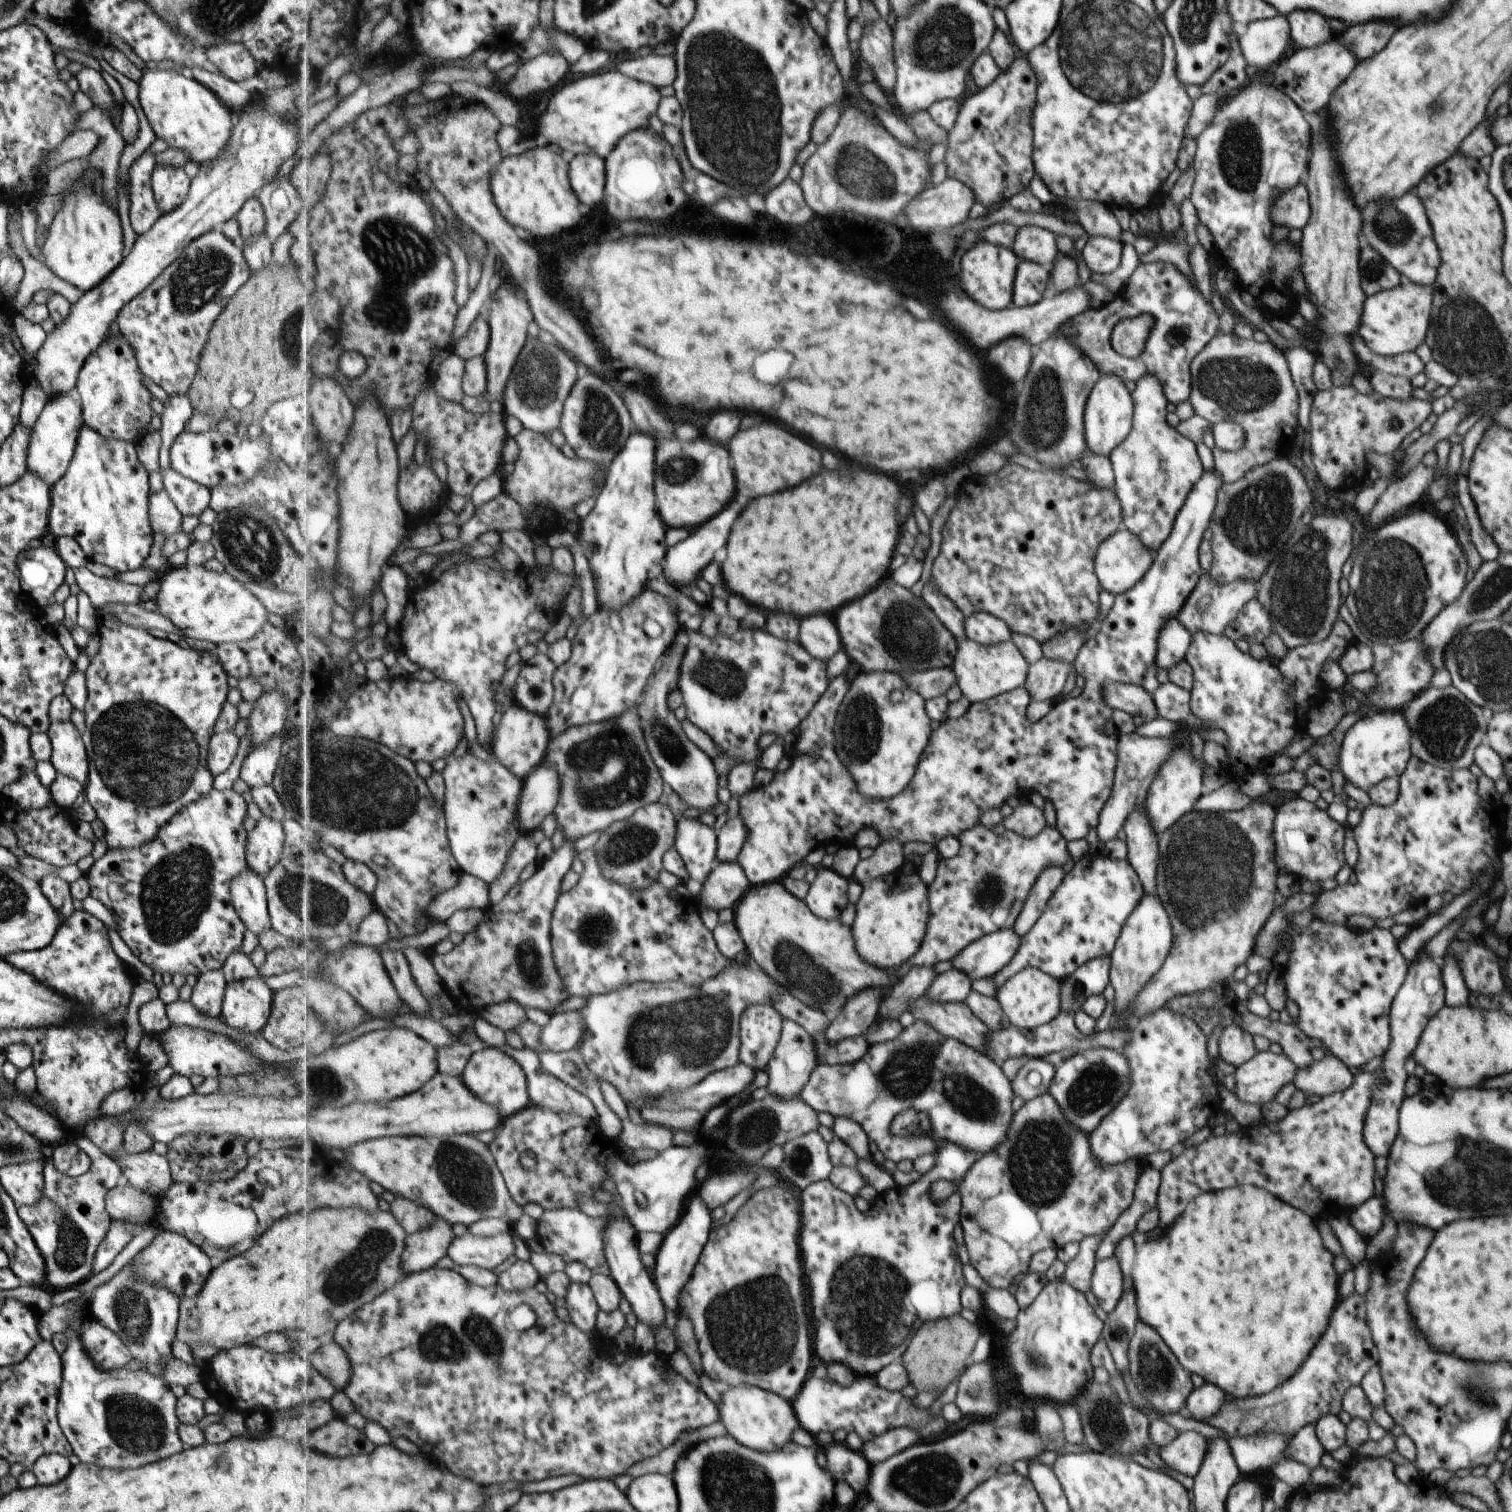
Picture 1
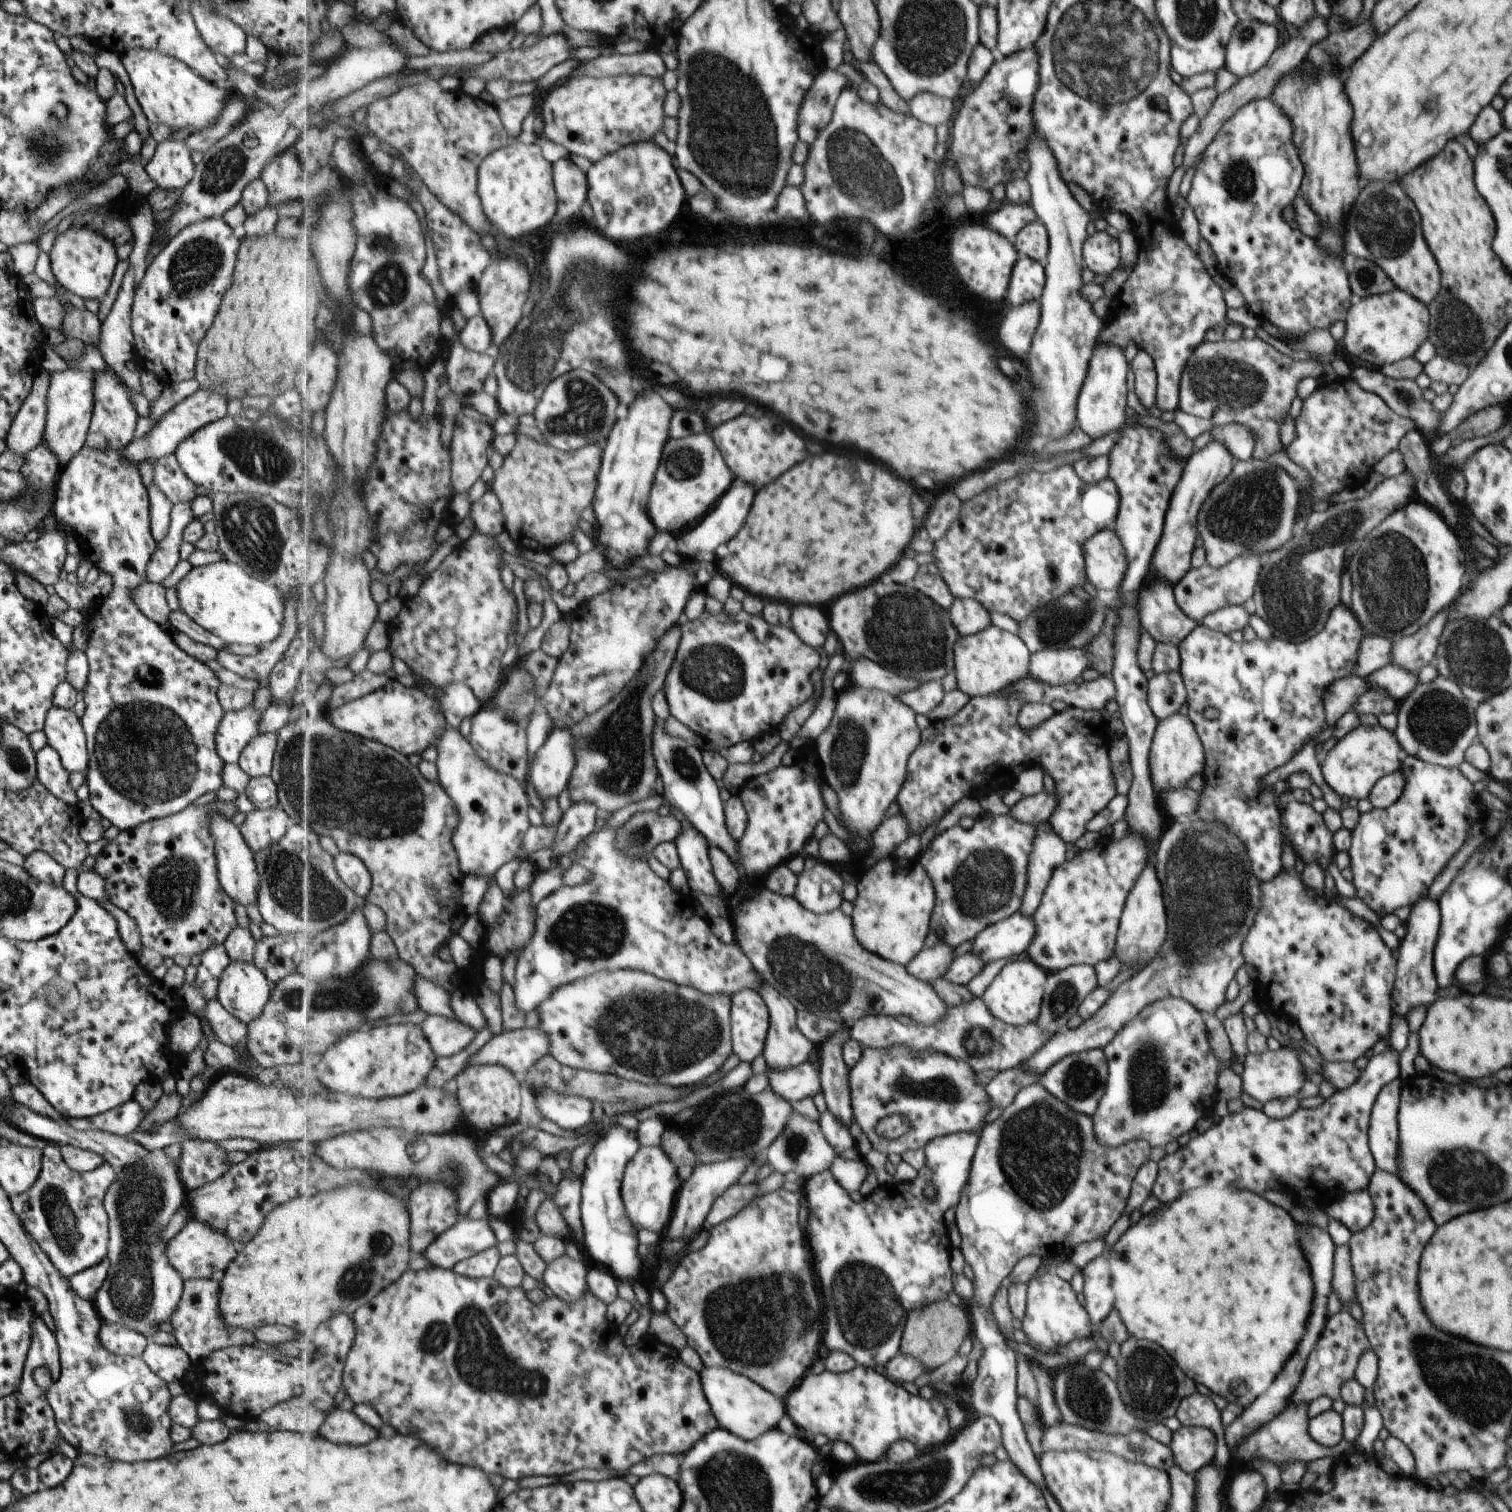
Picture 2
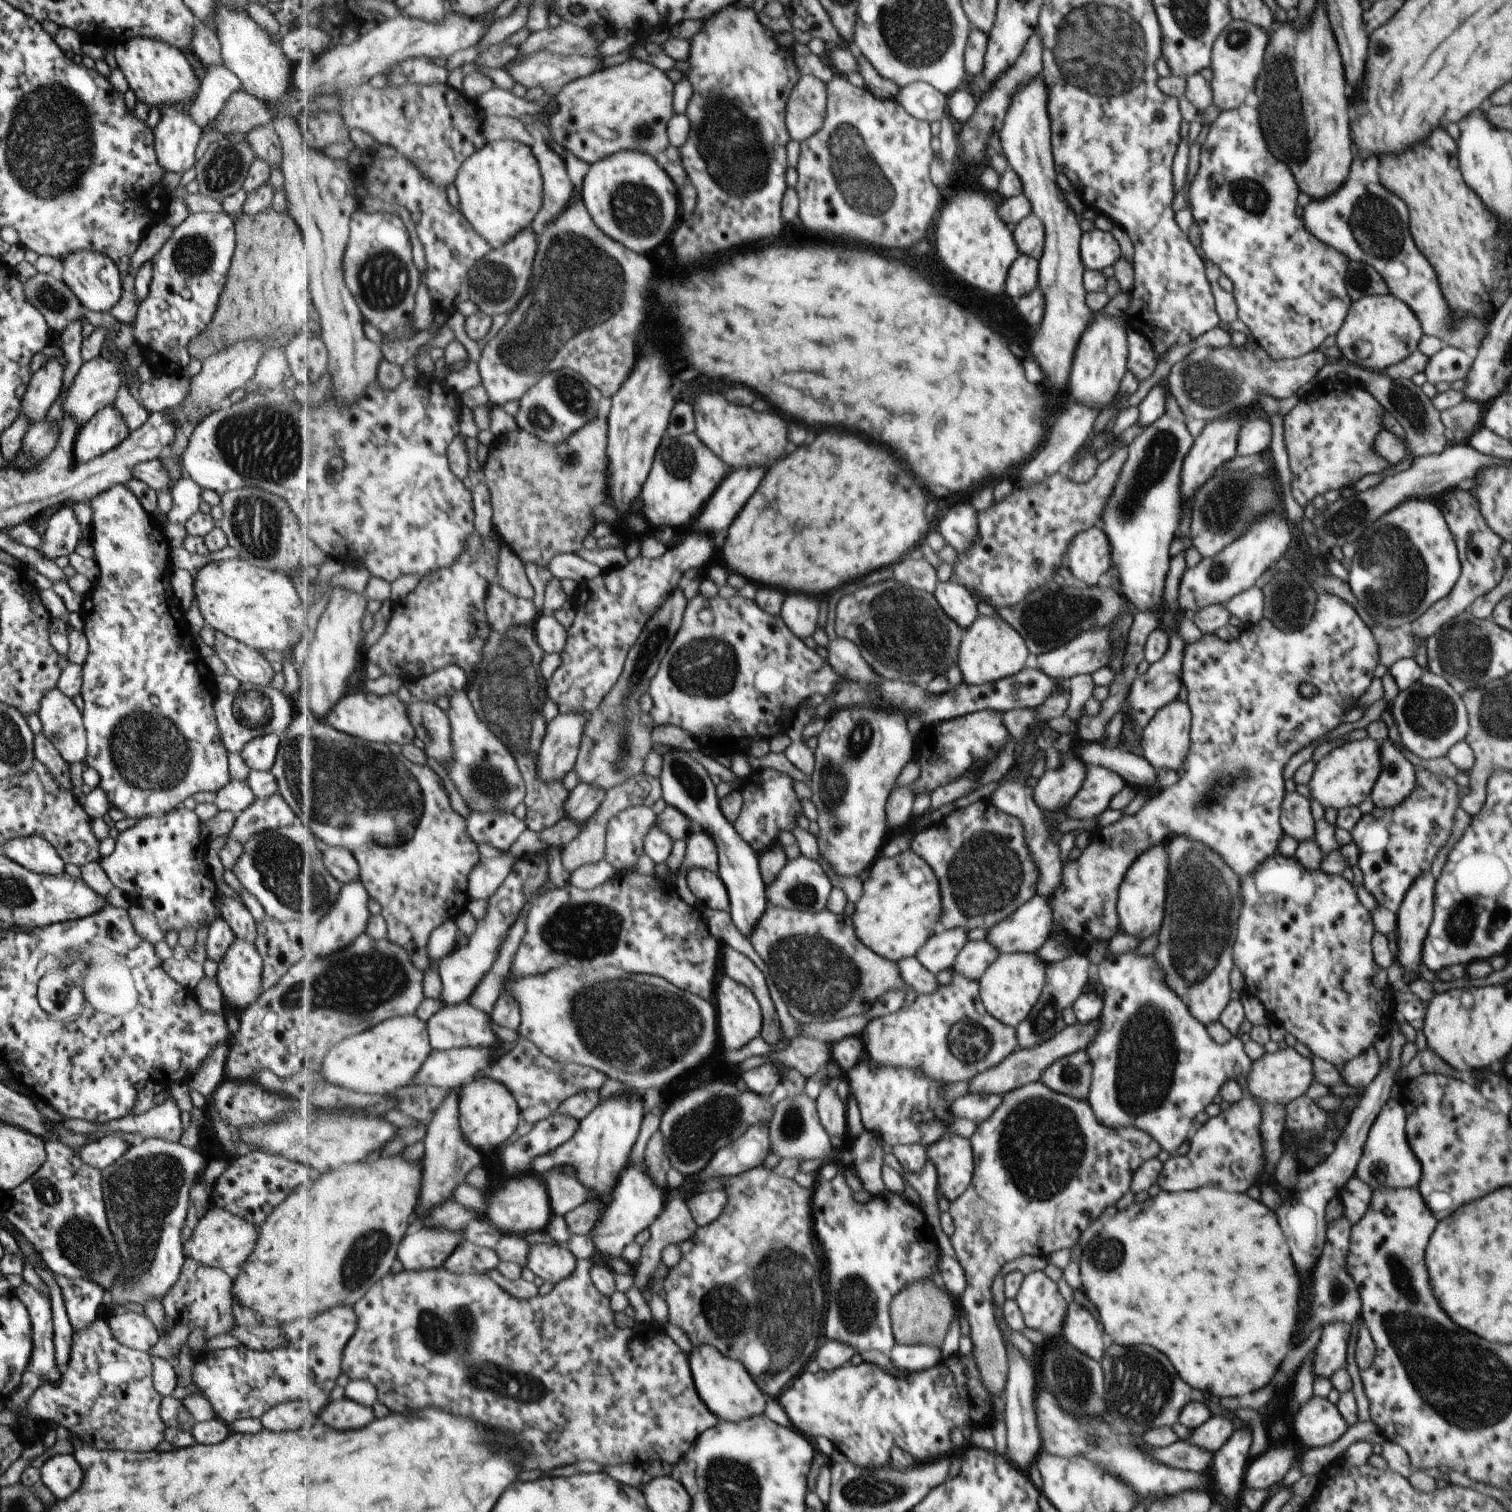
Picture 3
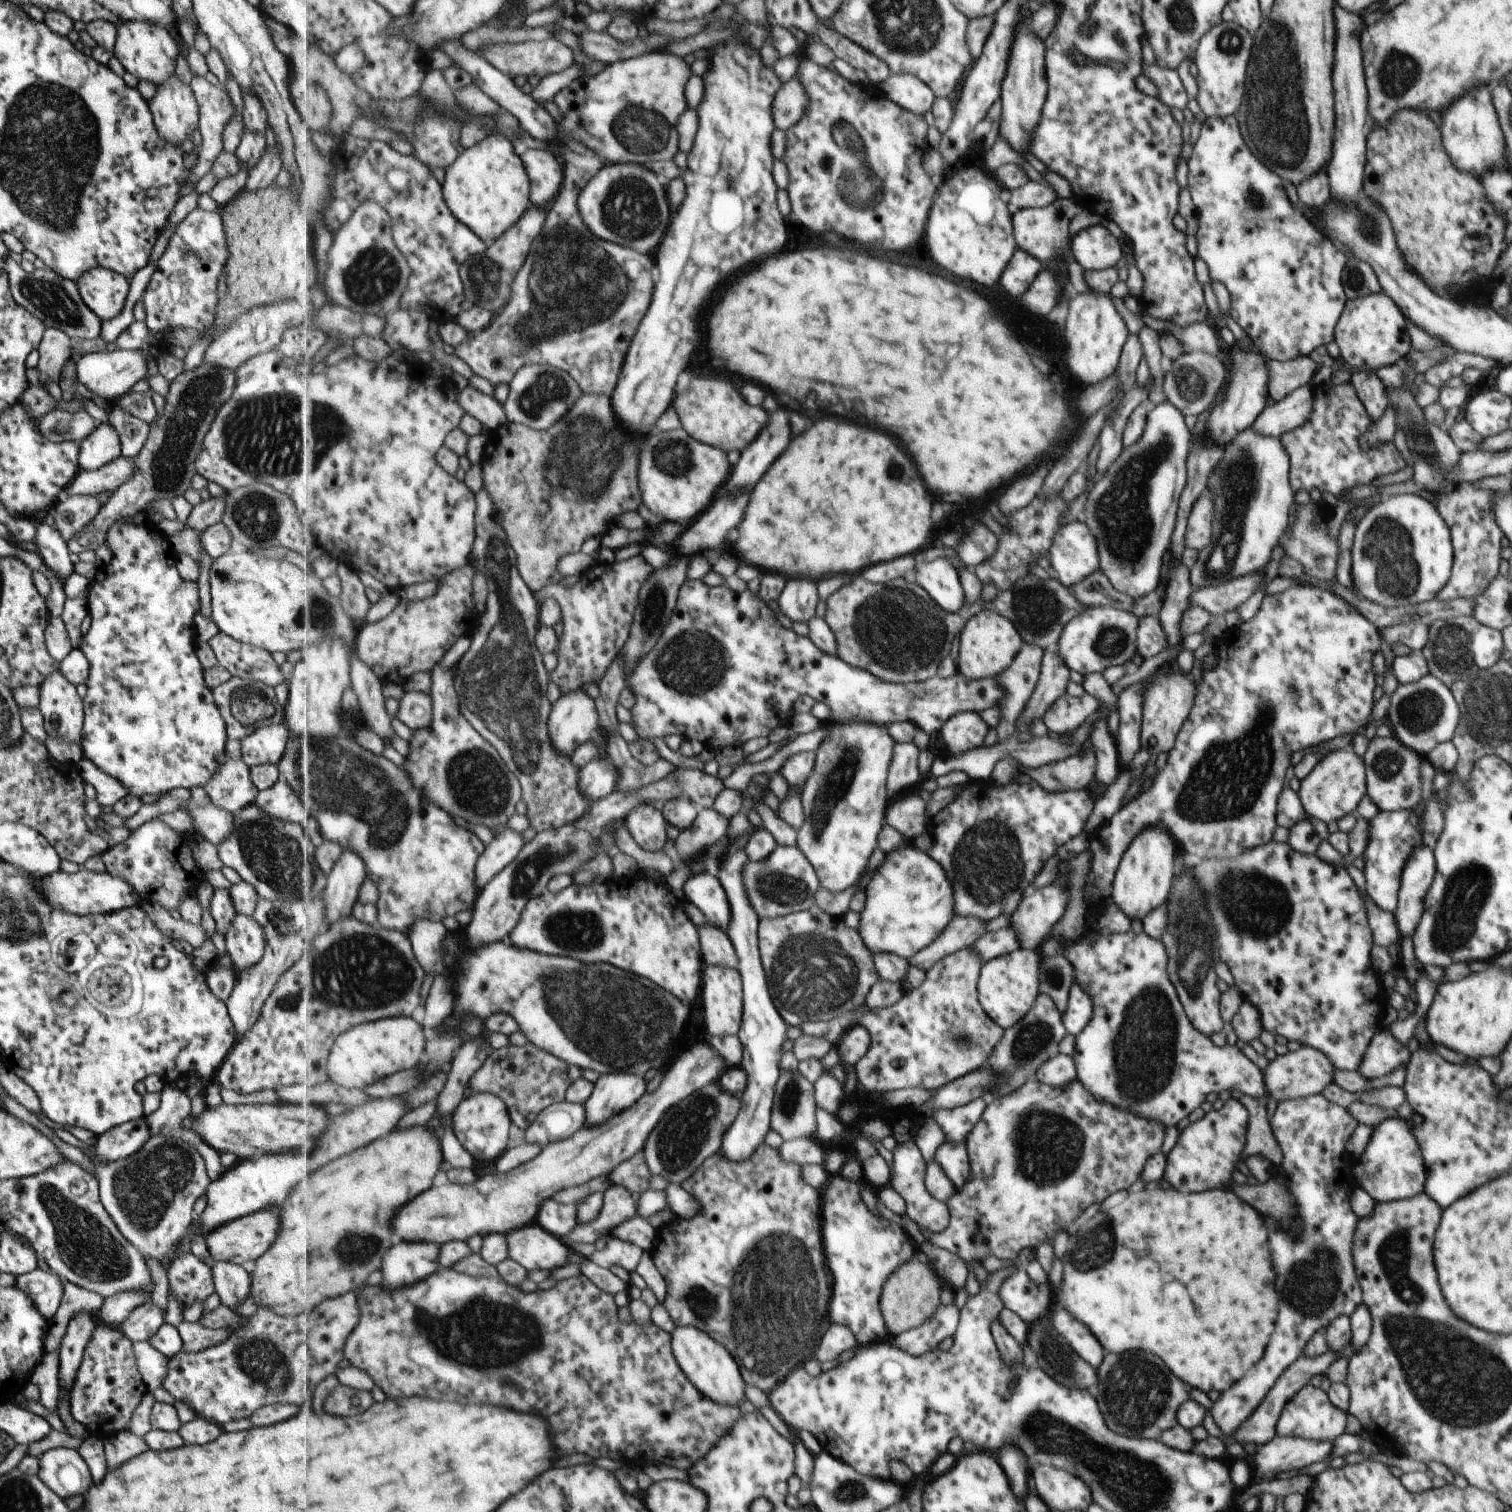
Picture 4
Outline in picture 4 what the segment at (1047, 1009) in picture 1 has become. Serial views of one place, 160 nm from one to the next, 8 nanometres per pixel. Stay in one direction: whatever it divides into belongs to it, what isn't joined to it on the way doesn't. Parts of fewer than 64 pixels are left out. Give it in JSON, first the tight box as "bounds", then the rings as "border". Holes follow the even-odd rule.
{"bounds":[979,946,1041,1030],"border":[[[1021,946],[1015,951],[984,962],[979,974],[979,1001],[987,1015],[1003,1030],[1011,1027],[1031,1008],[1039,994],[1039,963],[1041,954]]]}

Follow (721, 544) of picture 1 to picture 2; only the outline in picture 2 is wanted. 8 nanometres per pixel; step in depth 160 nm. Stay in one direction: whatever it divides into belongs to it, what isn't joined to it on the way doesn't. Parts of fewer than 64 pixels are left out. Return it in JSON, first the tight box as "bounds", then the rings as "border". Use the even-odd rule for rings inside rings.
{"bounds":[675,480,755,558],"border":[[[735,480],[735,484],[733,484],[733,488],[728,490],[719,500],[719,504],[717,504],[717,508],[705,518],[705,520],[701,520],[699,524],[695,525],[693,528],[693,532],[691,532],[691,528],[689,528],[689,534],[683,534],[679,540],[675,543],[677,546],[677,552],[681,554],[681,556],[687,556],[687,558],[693,558],[693,556],[697,556],[699,552],[715,552],[721,544],[727,544],[739,530],[741,530],[741,526],[745,524],[745,520],[747,520],[747,516],[749,516],[749,512],[751,512],[751,504],[753,504],[753,498],[755,498],[755,488],[751,488],[749,484],[737,484],[737,480]]]}

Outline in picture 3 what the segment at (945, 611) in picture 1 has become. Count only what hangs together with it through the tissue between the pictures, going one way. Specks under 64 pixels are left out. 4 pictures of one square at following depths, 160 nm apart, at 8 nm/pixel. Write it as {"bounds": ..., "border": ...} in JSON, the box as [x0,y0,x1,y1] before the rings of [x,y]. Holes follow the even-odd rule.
{"bounds":[895,558,939,594],"border":[[[907,558],[901,566],[895,568],[895,578],[905,585],[935,594],[939,586],[937,570],[926,559]]]}

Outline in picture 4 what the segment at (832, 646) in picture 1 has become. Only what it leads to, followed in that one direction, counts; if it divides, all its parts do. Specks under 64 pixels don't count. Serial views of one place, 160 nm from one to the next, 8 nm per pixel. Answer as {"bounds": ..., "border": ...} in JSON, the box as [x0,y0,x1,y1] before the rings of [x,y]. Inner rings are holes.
{"bounds":[776,580,819,623],"border":[[[791,580],[776,603],[776,607],[787,616],[791,622],[809,623],[817,616],[819,606],[818,584],[813,580]]]}

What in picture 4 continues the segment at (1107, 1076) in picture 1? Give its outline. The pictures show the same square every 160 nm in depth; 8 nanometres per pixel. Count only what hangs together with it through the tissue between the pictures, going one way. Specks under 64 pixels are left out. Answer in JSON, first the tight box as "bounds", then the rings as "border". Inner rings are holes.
{"bounds":[1033,1052,1077,1087],"border":[[[1058,1052],[1040,1066],[1033,1078],[1052,1087],[1062,1087],[1077,1080],[1073,1057]]]}

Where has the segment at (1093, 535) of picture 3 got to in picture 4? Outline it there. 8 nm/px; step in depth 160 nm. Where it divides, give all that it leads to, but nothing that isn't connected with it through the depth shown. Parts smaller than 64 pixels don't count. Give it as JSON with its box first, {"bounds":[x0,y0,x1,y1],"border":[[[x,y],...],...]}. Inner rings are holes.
{"bounds":[1046,521,1100,588],"border":[[[1075,521],[1060,526],[1046,557],[1050,562],[1049,572],[1053,572],[1051,575],[1057,574],[1057,580],[1067,588],[1080,583],[1092,572],[1099,570],[1100,566],[1099,546],[1096,544],[1096,537],[1092,535],[1088,525]]]}

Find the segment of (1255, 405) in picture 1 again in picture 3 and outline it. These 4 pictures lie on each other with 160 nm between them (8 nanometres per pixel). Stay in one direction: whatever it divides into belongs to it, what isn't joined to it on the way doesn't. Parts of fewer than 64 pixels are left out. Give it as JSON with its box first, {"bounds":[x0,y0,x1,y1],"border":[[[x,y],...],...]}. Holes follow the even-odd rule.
{"bounds":[1165,344,1323,422],"border":[[[1229,344],[1224,347],[1200,346],[1192,349],[1185,358],[1174,363],[1165,377],[1168,392],[1172,394],[1173,403],[1177,403],[1185,419],[1203,419],[1207,422],[1223,419],[1233,410],[1253,407],[1261,394],[1272,396],[1275,399],[1289,398],[1297,392],[1307,380],[1319,372],[1323,366],[1321,349],[1315,349],[1294,359],[1273,359],[1257,345],[1252,349],[1234,347]]]}

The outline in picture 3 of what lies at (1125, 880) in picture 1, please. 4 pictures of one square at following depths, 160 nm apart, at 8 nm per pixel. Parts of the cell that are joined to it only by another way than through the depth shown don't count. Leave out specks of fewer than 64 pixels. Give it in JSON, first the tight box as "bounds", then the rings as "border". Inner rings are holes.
{"bounds":[1047,593,1378,955],"border":[[[1318,593],[1316,596],[1316,603],[1314,606],[1313,618],[1303,627],[1297,631],[1281,631],[1275,628],[1269,619],[1261,618],[1255,625],[1246,626],[1239,631],[1239,637],[1233,640],[1223,641],[1213,633],[1204,633],[1200,639],[1193,644],[1184,644],[1182,650],[1182,673],[1180,679],[1183,686],[1187,690],[1187,704],[1191,710],[1191,743],[1189,743],[1189,756],[1185,757],[1183,764],[1185,766],[1179,767],[1175,772],[1179,776],[1179,780],[1172,786],[1165,787],[1159,794],[1150,795],[1147,797],[1146,802],[1142,805],[1136,815],[1123,816],[1116,822],[1108,825],[1107,827],[1096,830],[1091,842],[1081,852],[1081,856],[1076,860],[1065,861],[1063,863],[1062,880],[1055,891],[1047,897],[1048,904],[1051,906],[1052,912],[1052,930],[1060,931],[1065,937],[1066,942],[1071,946],[1071,954],[1077,952],[1078,954],[1085,955],[1087,948],[1095,941],[1108,942],[1109,939],[1119,932],[1118,916],[1116,915],[1116,898],[1119,885],[1121,884],[1123,875],[1131,866],[1131,863],[1148,848],[1156,844],[1163,844],[1173,835],[1185,835],[1190,839],[1203,842],[1209,848],[1213,848],[1223,860],[1225,864],[1229,864],[1229,868],[1233,868],[1233,872],[1237,872],[1241,879],[1243,876],[1249,876],[1256,871],[1256,868],[1268,859],[1268,856],[1273,855],[1279,836],[1281,836],[1281,828],[1279,828],[1279,804],[1283,804],[1283,778],[1281,778],[1281,770],[1285,766],[1285,762],[1303,746],[1315,742],[1317,738],[1321,738],[1323,734],[1327,734],[1327,730],[1335,728],[1341,720],[1341,714],[1345,712],[1345,708],[1355,702],[1361,692],[1365,692],[1365,688],[1371,682],[1373,676],[1373,668],[1377,664],[1378,646],[1377,640],[1369,632],[1369,628],[1359,615],[1349,606],[1347,602],[1343,602],[1338,596],[1329,593]],[[1303,682],[1309,682],[1317,688],[1317,694],[1311,698],[1303,697],[1299,691],[1299,685]]]}

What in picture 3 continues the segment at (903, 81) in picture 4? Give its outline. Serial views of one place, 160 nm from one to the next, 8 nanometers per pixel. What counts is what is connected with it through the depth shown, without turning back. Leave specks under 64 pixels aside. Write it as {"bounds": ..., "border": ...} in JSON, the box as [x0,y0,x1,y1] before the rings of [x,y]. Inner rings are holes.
{"bounds":[897,81,948,121],"border":[[[919,81],[900,88],[897,99],[911,116],[922,121],[940,121],[948,114],[948,96],[929,83]]]}

